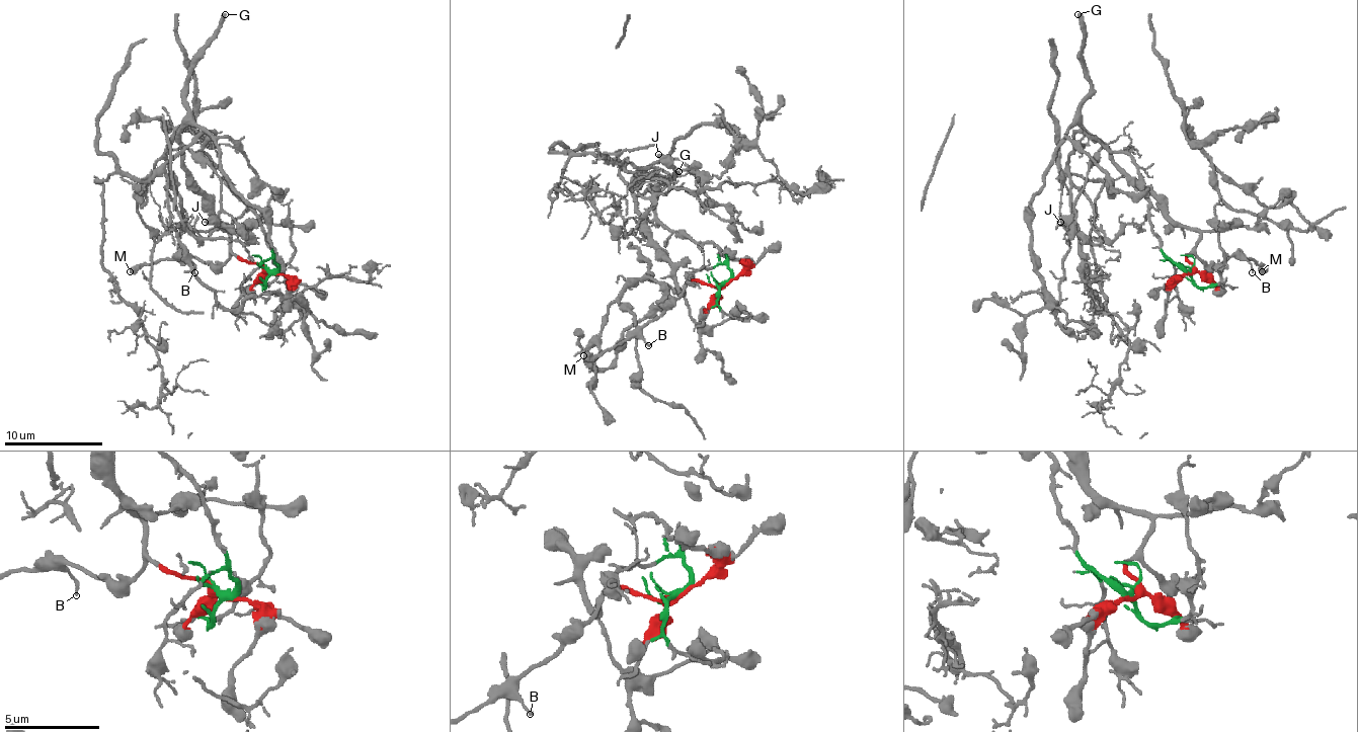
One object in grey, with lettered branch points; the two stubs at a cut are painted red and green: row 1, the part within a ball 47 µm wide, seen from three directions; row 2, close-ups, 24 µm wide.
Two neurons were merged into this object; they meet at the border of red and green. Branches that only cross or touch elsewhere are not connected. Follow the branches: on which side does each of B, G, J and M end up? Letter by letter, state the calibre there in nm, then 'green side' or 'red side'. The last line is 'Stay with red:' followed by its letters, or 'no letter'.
B: calibre 130 nm; red side
G: calibre 320 nm; red side
J: calibre 480 nm; red side
M: calibre 550 nm; red side
Stay with red: B, G, J, M

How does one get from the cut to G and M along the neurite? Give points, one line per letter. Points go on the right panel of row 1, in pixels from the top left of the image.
G: (1191, 271), (1186, 257), (1198, 239), (1196, 230), (1179, 225), (1085, 131), (1080, 103), (1090, 76), (1077, 14)
M: (1191, 271), (1189, 254), (1208, 264), (1248, 257), (1260, 264), (1263, 271)

